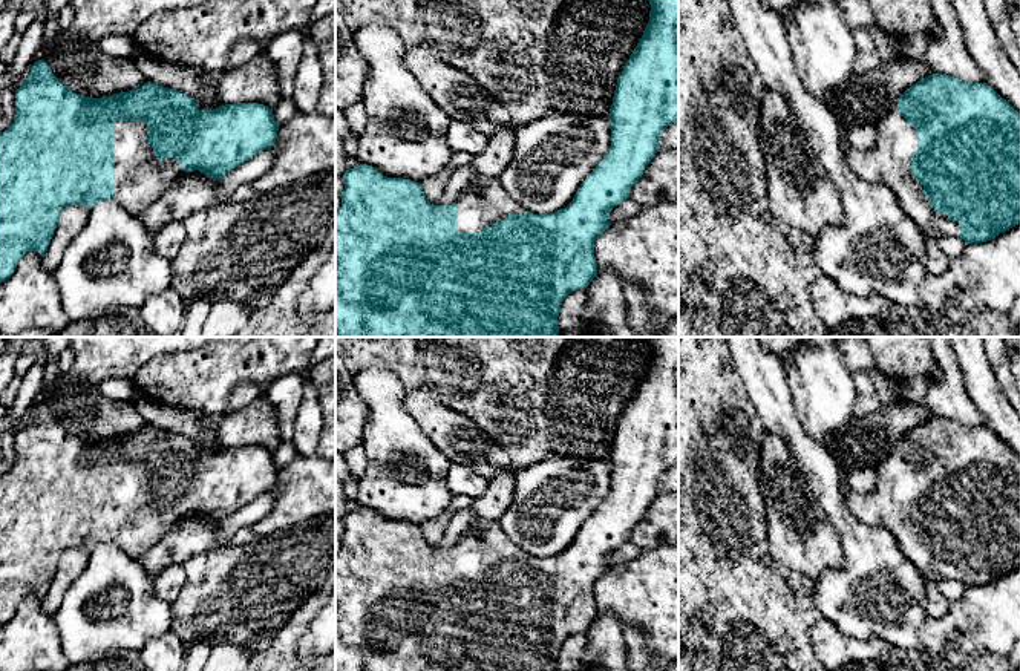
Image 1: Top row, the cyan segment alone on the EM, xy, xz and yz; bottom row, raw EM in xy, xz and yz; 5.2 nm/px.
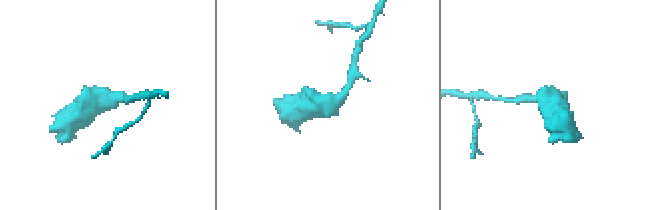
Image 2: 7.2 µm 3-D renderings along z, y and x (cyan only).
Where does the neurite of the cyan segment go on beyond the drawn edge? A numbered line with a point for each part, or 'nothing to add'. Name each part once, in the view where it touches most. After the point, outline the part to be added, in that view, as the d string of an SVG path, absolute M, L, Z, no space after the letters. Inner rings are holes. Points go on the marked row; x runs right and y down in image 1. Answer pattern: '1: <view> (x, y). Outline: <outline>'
1: xy (140, 178). Outline: M144 121L115 124L115 201L135 216L141 216L162 193L185 175L175 158L159 161L147 144Z

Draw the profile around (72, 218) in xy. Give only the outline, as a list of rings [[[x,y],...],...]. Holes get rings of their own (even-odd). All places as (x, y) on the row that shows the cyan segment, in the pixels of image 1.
[[[83,204],[67,205],[61,208],[60,222],[54,231],[47,251],[43,256],[43,265],[47,273],[55,273],[66,247],[87,224],[89,216],[90,208]]]

